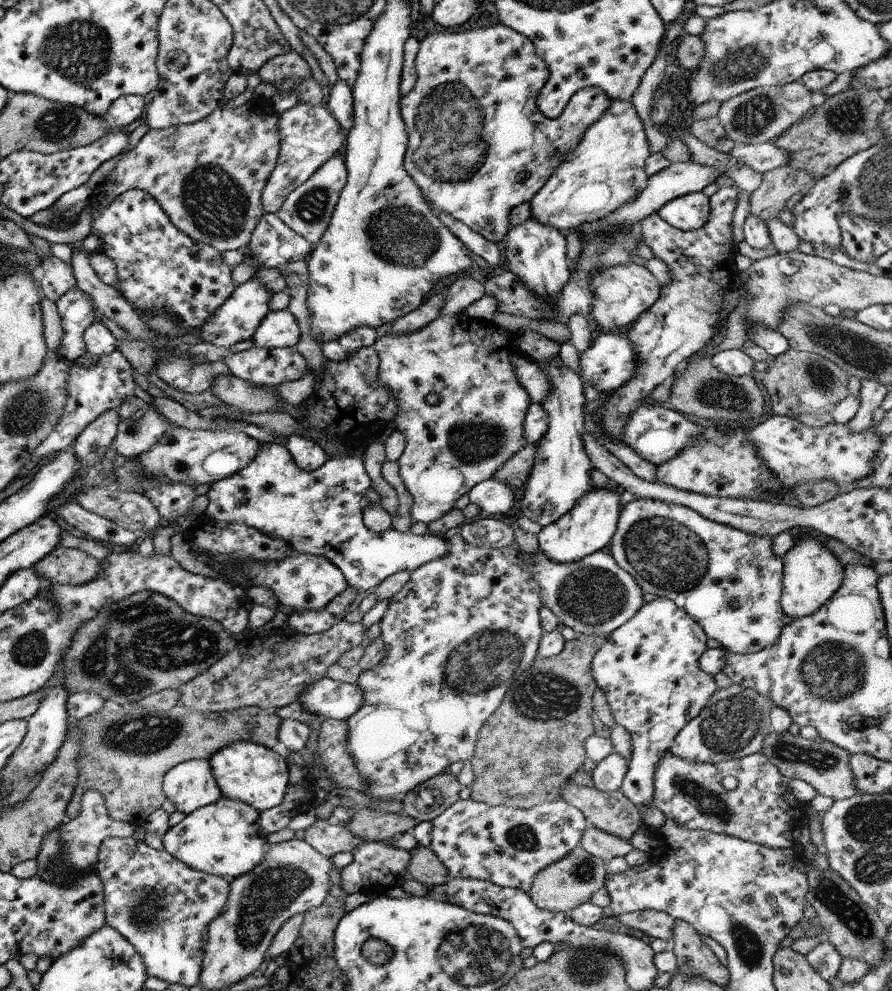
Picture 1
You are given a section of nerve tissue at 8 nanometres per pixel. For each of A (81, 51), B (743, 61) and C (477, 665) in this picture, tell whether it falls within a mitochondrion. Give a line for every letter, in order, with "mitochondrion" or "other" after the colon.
A: mitochondrion
B: mitochondrion
C: mitochondrion

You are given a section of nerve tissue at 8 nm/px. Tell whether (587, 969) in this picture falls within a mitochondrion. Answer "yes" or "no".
yes

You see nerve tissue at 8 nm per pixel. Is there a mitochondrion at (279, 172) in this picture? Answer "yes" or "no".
no

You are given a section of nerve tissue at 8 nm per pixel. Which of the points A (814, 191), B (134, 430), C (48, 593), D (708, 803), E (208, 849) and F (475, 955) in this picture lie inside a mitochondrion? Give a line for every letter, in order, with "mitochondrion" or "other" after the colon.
A: other
B: mitochondrion
C: other
D: mitochondrion
E: other
F: mitochondrion

